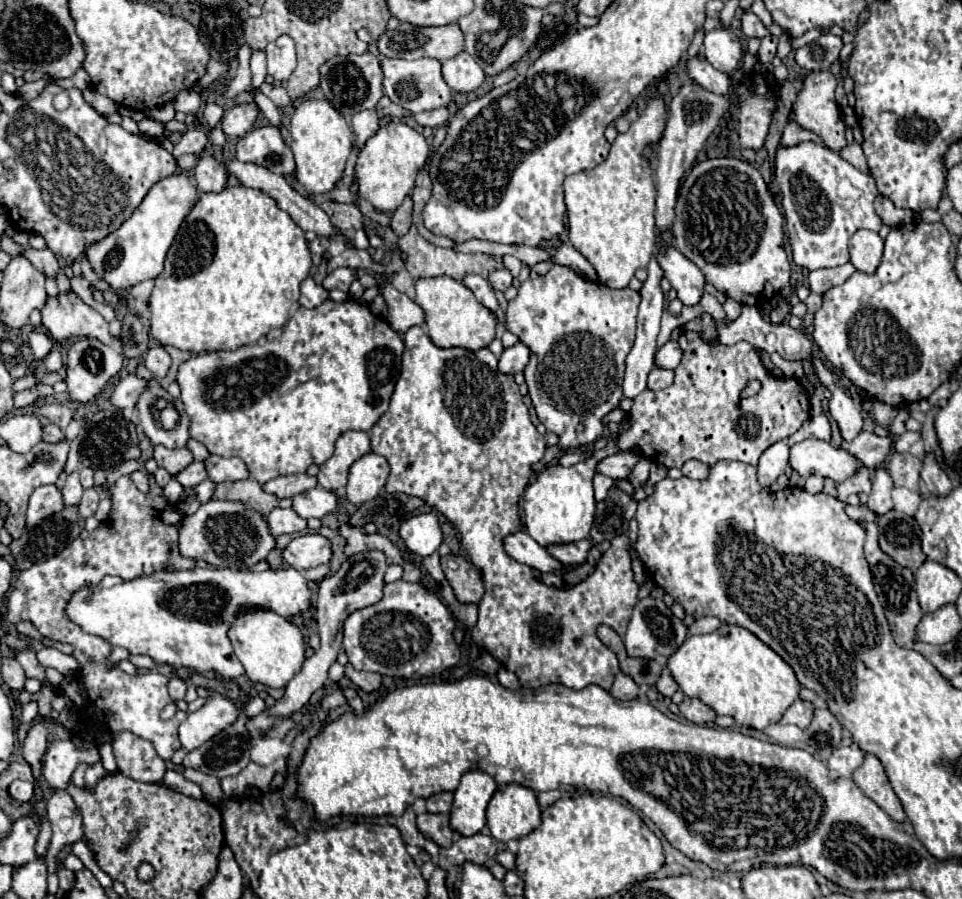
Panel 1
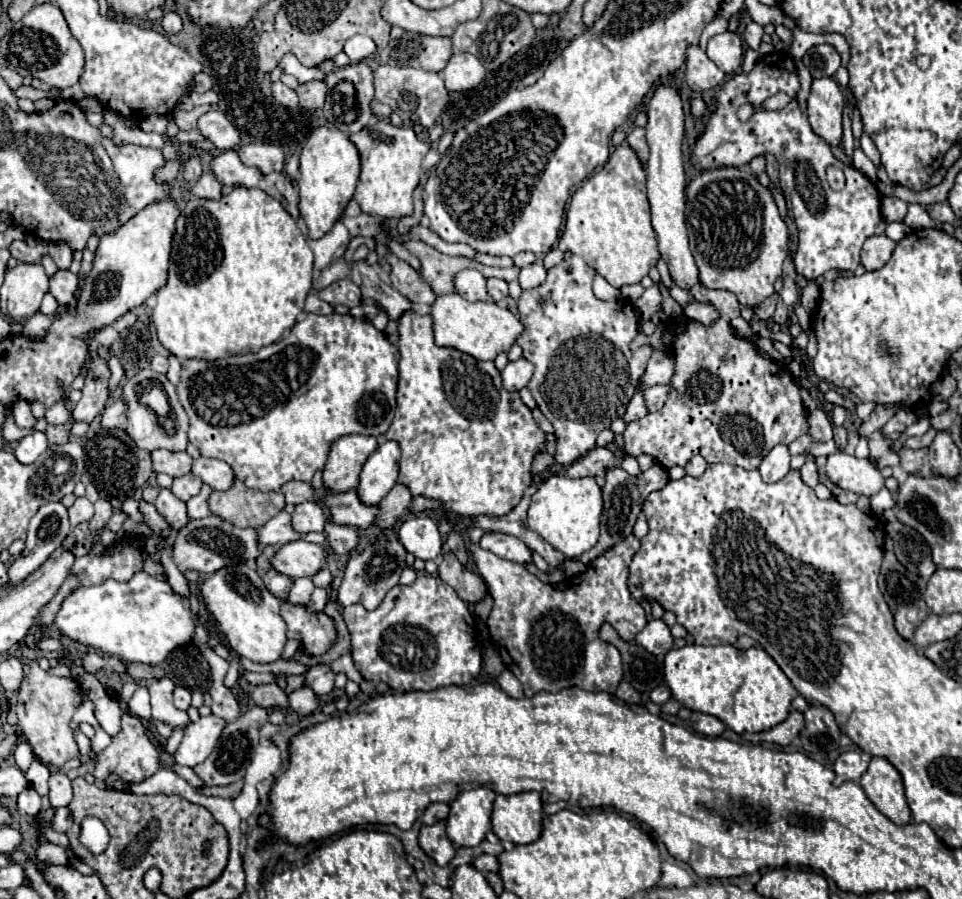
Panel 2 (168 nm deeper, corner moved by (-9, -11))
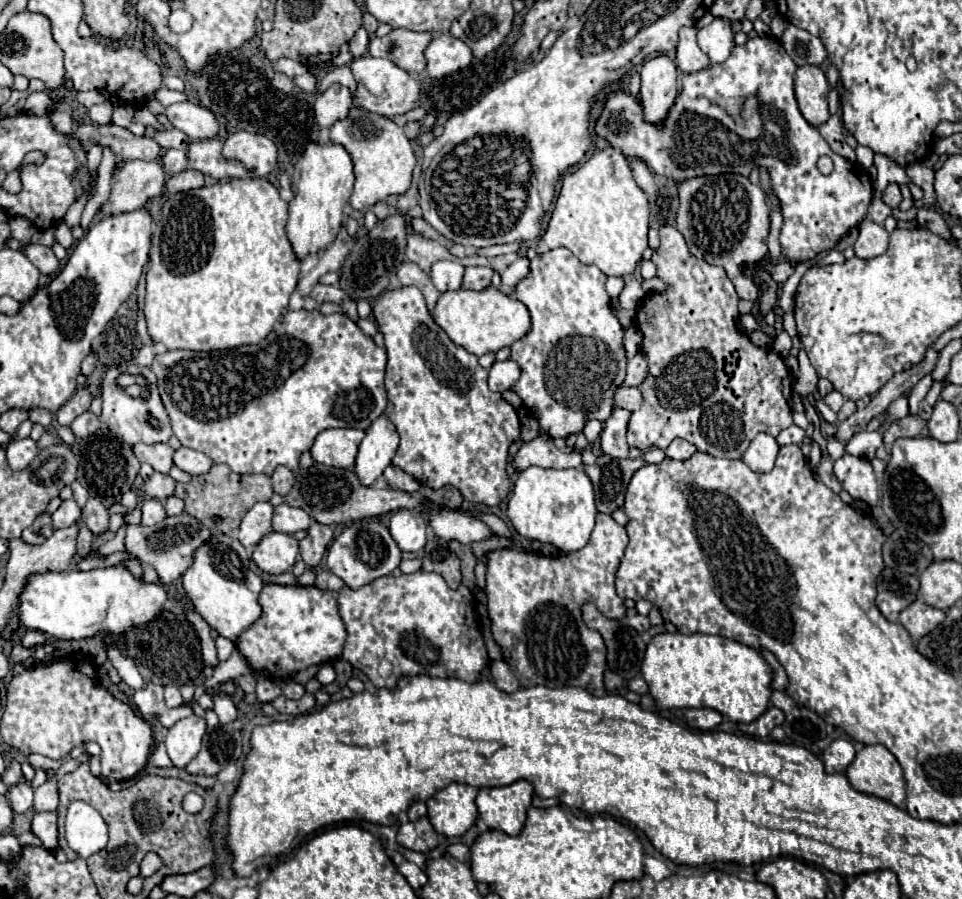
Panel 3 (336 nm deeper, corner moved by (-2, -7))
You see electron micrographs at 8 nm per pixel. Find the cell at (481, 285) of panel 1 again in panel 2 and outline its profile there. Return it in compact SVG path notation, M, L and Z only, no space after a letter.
M478 270L458 272L454 286L456 286L456 292L466 300L476 298L476 300L482 300L482 302L490 302L490 296L488 296L488 290L486 290L486 278Z

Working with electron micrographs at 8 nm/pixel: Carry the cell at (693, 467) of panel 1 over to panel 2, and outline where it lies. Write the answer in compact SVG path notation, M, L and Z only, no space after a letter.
M694 456L694 458L686 464L684 470L686 470L688 476L696 476L696 478L700 478L700 476L706 472L706 466L708 466L708 464L706 464L706 460L704 460L702 456Z

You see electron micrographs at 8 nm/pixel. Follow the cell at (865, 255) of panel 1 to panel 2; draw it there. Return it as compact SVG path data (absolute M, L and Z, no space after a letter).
M870 236L862 246L862 266L872 272L880 270L892 256L896 242L892 242L888 236Z

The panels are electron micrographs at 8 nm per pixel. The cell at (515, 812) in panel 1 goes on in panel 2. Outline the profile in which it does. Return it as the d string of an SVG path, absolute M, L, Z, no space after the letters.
M522 792L514 796L504 796L498 794L494 800L494 810L492 810L492 832L502 840L502 842L512 842L512 844L532 844L540 838L542 832L542 800L538 792Z

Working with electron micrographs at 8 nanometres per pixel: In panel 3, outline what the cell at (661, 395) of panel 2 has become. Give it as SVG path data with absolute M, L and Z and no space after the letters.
M617 388L615 396L613 396L613 408L625 408L629 412L637 410L641 406L643 398L639 388Z

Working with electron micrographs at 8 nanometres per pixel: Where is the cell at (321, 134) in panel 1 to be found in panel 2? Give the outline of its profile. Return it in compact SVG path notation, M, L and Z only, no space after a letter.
M318 126L306 138L306 144L300 154L300 214L306 222L310 238L322 238L330 232L332 224L340 218L348 200L352 200L360 174L360 156L352 140L332 126Z

